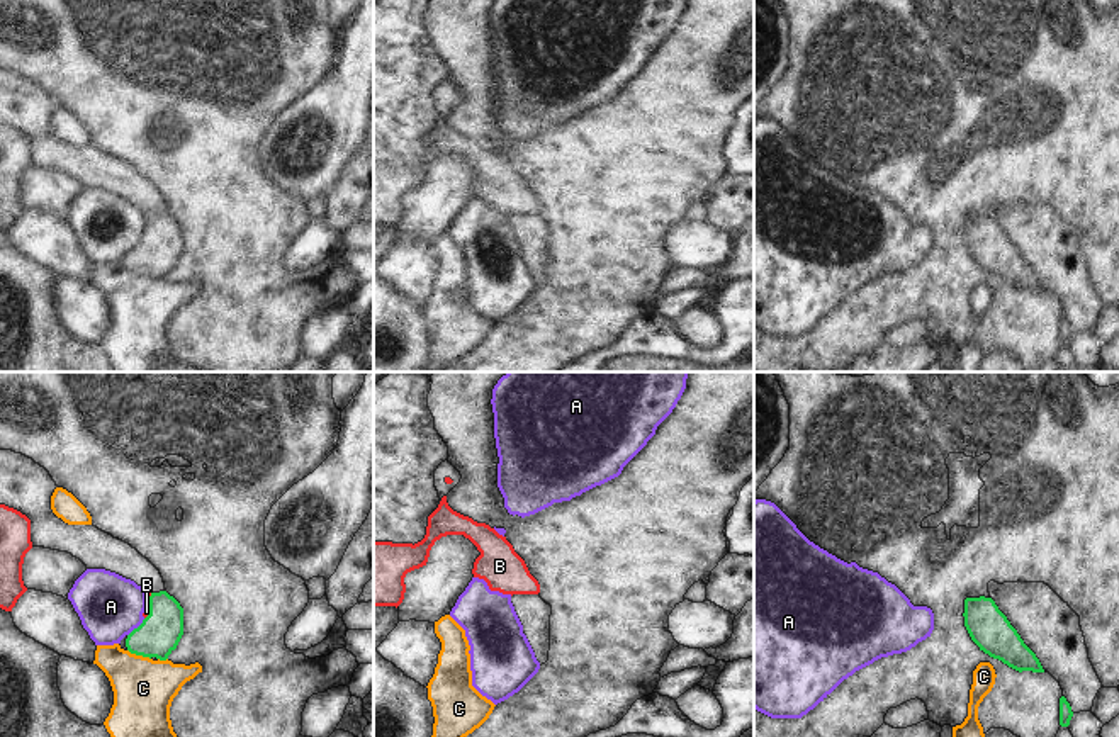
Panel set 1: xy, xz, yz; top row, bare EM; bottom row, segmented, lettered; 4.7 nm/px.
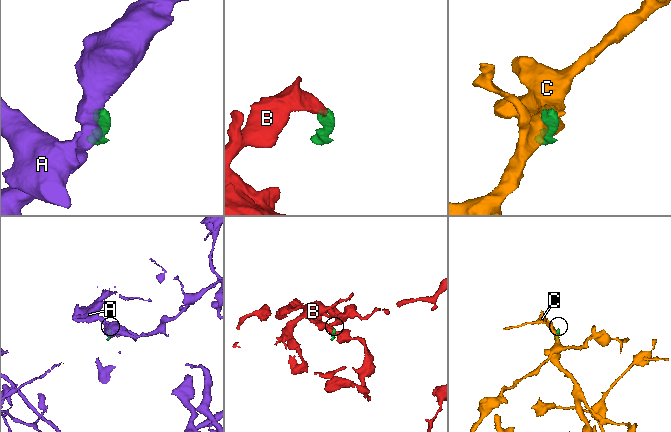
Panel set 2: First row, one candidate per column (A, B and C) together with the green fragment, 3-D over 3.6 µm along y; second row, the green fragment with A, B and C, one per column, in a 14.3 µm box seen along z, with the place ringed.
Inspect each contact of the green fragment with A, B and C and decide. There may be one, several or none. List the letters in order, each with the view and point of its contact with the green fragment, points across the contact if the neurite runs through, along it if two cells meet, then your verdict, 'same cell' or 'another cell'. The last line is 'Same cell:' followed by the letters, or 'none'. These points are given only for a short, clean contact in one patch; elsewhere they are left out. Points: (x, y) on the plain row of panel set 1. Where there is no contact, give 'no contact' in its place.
A: meets green in xy at (138, 247); border along xy (145, 238), (128, 255); another cell
B: meets green in xy at (150, 226); runs through xy (160, 252), (160, 236), (150, 226), (146, 231); same cell
C: meets green in xy at (140, 274); another cell
Same cell: B

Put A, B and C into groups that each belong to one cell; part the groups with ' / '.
A / B / C

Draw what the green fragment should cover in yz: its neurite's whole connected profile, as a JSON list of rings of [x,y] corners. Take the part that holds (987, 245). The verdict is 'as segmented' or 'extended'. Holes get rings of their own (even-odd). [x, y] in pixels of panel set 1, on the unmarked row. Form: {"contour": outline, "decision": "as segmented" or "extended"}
{"contour": [[[966,217],[963,236],[964,246],[980,270],[1019,292],[1044,292],[1036,273],[1024,263],[992,217]]], "decision": "as segmented"}

